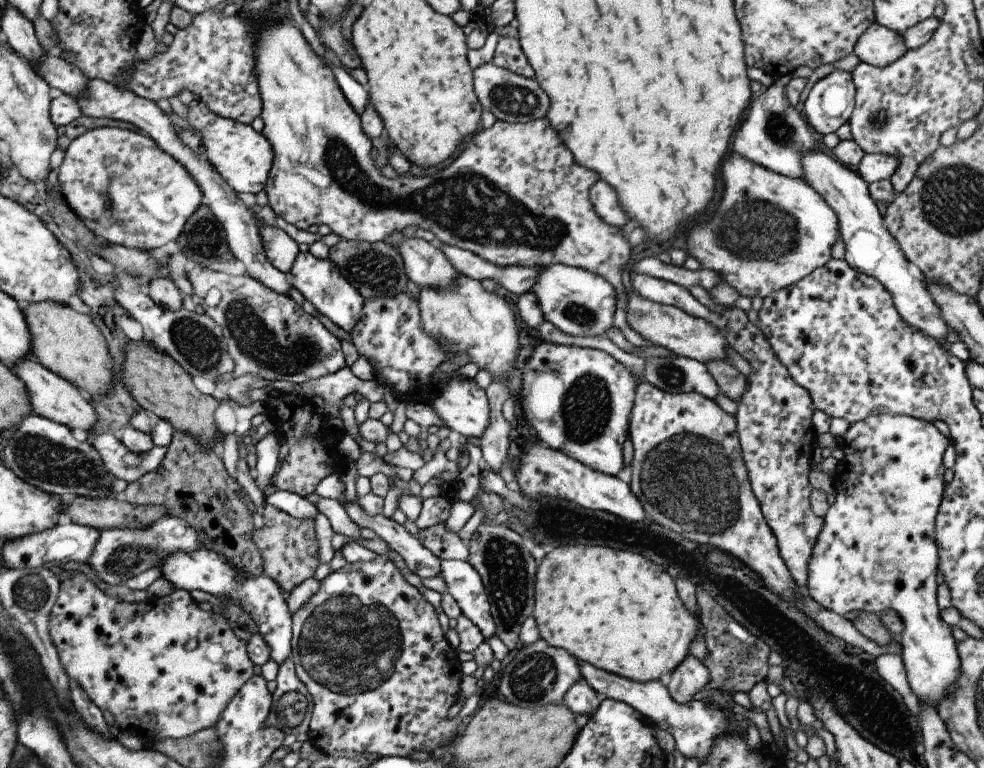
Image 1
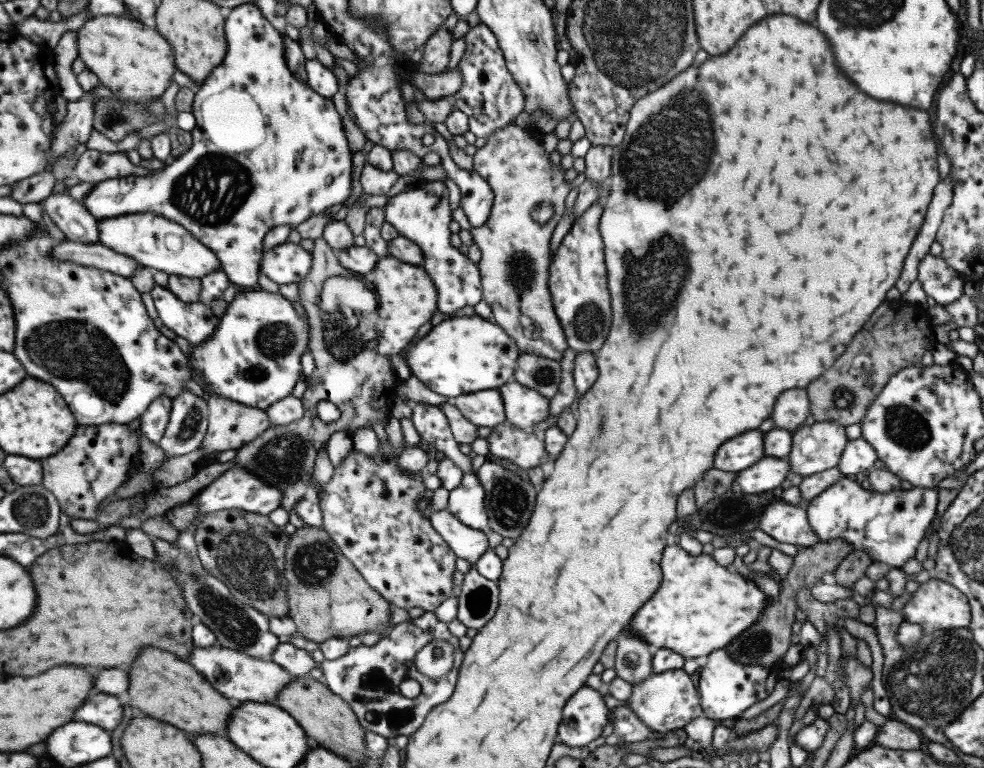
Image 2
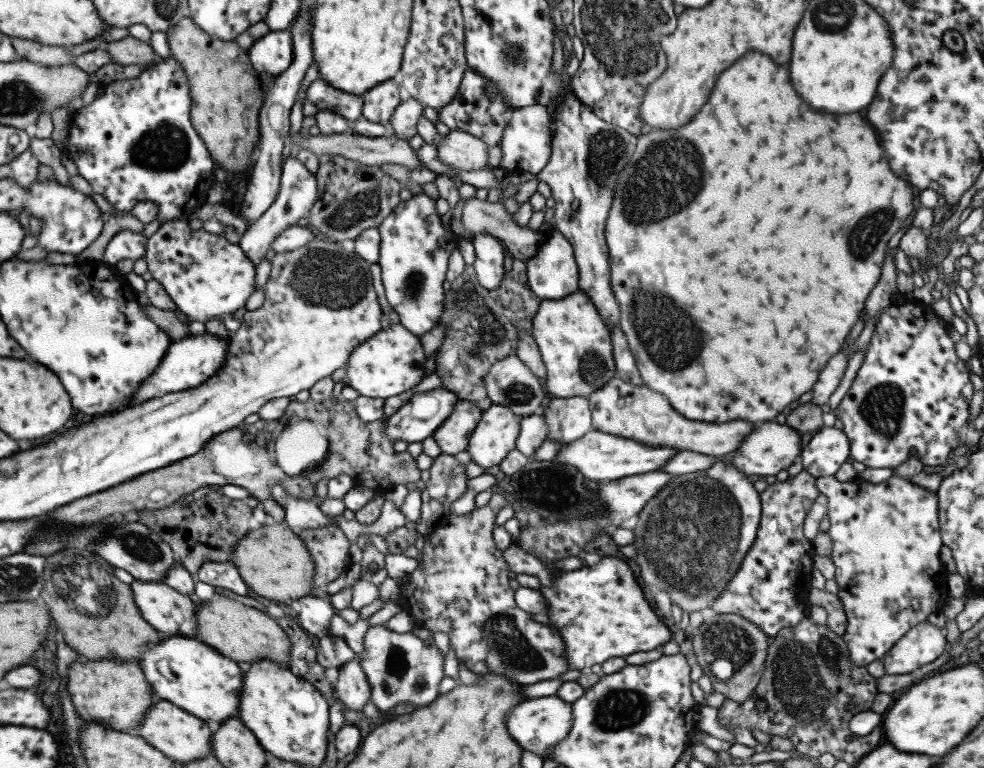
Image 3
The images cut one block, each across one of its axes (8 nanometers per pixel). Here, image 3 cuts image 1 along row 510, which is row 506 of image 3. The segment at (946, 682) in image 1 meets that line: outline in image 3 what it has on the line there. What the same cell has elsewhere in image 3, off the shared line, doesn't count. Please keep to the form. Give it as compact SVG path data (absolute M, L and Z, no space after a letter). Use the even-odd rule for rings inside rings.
M893 475L888 480L880 482L880 484L871 484L858 480L858 478L850 481L843 480L840 476L826 476L816 480L818 490L827 496L828 499L828 520L830 528L828 534L832 540L831 558L835 564L835 580L839 591L839 599L843 602L844 612L847 616L847 629L844 631L843 639L849 654L849 660L856 666L867 666L874 660L882 659L883 656L906 634L913 626L919 625L927 620L928 615L932 612L940 611L946 606L948 598L948 572L940 561L940 548L944 546L939 523L939 498L936 491L928 490L924 487L912 484L908 479L902 479L897 475Z

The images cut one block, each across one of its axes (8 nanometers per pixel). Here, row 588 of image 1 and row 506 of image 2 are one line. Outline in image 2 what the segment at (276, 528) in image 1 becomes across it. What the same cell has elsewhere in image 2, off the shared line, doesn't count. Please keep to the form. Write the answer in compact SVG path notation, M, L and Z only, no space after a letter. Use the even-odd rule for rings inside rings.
M318 238L315 241L314 250L311 251L312 255L312 267L308 275L298 283L299 286L299 304L301 304L307 314L307 323L309 324L309 346L308 350L311 352L315 362L314 372L307 377L307 388L301 401L304 405L304 416L301 420L285 424L284 426L271 425L268 427L258 438L251 440L248 444L238 449L236 460L236 466L250 466L250 462L256 460L256 456L260 454L260 450L274 438L278 436L297 436L300 440L306 442L306 454L308 454L308 460L302 464L306 468L306 472L302 472L302 480L296 480L292 482L290 486L282 489L283 497L281 500L281 507L289 511L290 514L294 513L294 505L303 499L303 496L310 488L312 480L313 466L318 450L325 449L327 440L333 432L338 430L344 430L352 437L353 434L360 427L370 427L374 422L383 422L389 420L390 410L394 400L399 392L400 381L396 377L396 374L390 367L389 358L378 354L376 351L376 339L377 328L376 318L378 318L377 312L379 310L379 302L377 301L377 294L367 283L367 278L358 276L350 270L346 270L344 266L338 262L338 254L334 251L324 238ZM320 400L332 401L340 410L340 418L333 422L322 421L316 413L316 405Z

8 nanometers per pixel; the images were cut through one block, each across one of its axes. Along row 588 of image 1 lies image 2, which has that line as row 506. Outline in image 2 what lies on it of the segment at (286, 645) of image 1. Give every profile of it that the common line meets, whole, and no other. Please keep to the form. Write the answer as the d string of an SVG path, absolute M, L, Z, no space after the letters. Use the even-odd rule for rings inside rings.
M238 466L228 469L195 494L196 505L192 504L191 499L188 502L180 502L166 512L164 517L180 532L181 530L186 530L194 522L194 513L197 510L204 512L204 515L212 511L232 509L242 509L248 512L255 512L256 514L268 515L270 512L274 512L276 508L280 508L283 497L282 489L268 485L266 482L262 482L258 476L250 473L249 470Z

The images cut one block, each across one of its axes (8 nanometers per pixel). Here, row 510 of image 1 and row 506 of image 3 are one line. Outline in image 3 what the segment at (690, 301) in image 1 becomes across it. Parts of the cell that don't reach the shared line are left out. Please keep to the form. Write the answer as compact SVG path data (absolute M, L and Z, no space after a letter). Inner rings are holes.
M803 470L785 482L768 485L760 493L762 510L756 540L721 596L711 604L714 612L740 615L773 637L782 628L794 628L808 616L811 572L816 554L812 541L804 536L803 524L821 493L816 480Z

